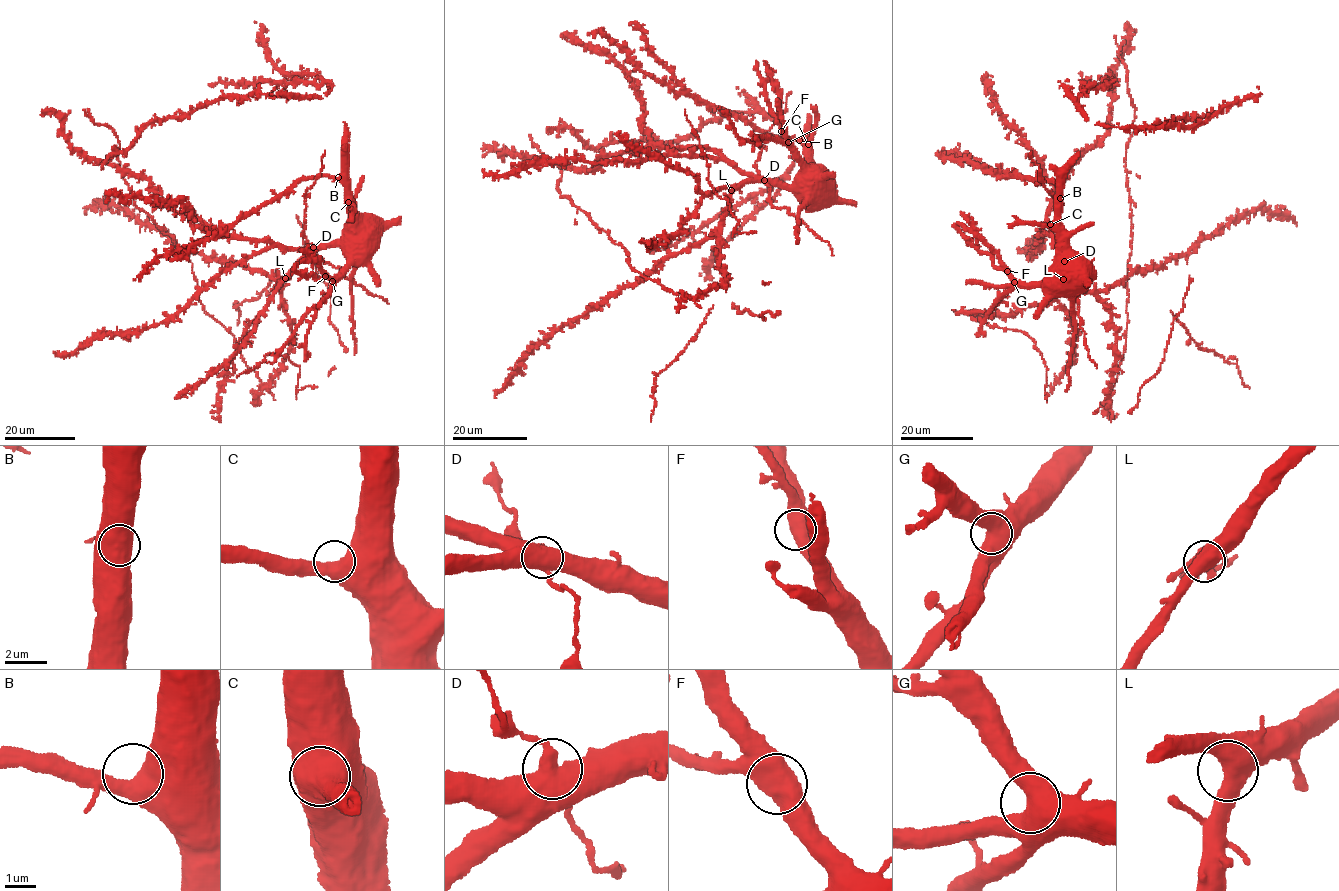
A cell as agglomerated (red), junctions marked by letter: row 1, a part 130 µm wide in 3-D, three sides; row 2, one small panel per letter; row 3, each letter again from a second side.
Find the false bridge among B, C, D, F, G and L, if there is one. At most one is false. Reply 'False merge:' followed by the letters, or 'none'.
False merge: none

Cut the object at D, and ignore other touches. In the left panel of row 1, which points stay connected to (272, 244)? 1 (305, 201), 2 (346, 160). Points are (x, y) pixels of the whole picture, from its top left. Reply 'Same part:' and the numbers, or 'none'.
Same part: 2

